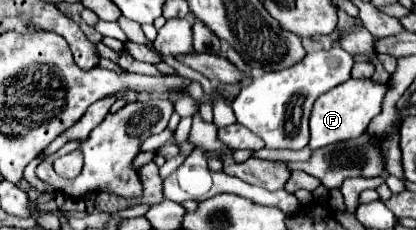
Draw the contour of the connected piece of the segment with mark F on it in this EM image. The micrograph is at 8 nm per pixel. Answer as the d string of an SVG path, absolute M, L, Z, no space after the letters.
M350 78L348 82L328 90L322 94L312 108L310 114L310 148L318 150L334 142L344 142L344 140L354 140L362 136L370 124L370 120L380 112L382 98L386 92L386 84L374 84L372 80L354 80Z

